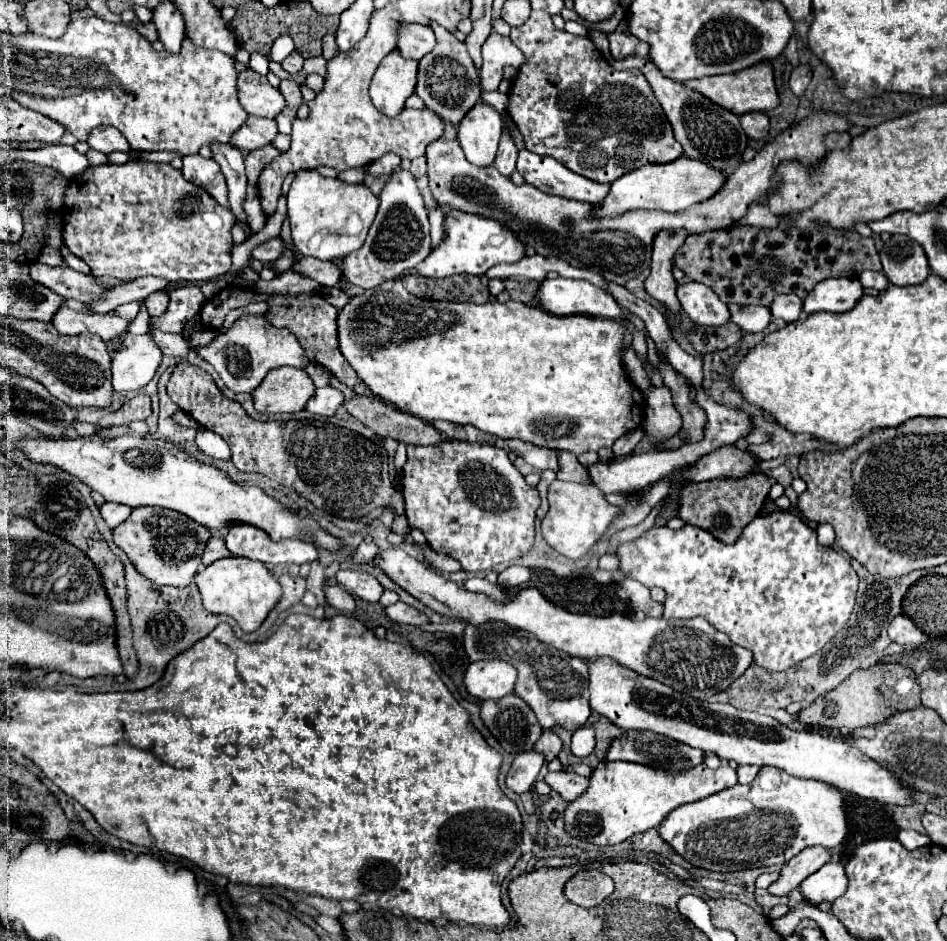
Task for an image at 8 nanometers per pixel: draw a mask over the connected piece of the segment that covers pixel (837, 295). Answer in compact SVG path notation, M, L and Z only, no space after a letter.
M828 278L812 290L804 300L804 312L848 312L864 294L858 280L850 278Z

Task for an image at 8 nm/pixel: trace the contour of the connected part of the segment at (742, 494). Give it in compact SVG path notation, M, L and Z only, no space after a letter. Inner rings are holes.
M750 473L745 479L708 480L708 482L696 482L682 488L682 506L680 506L680 518L686 524L700 526L714 534L718 540L732 544L738 540L742 528L760 512L772 484L776 480L766 474Z

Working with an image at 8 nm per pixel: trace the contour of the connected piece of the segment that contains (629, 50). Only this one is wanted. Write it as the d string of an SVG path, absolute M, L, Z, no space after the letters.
M622 20L618 24L618 28L614 32L608 34L610 40L610 52L616 60L626 58L626 56L648 56L648 44L644 44L642 40L638 40L636 36L632 36L632 32L628 32L628 22Z

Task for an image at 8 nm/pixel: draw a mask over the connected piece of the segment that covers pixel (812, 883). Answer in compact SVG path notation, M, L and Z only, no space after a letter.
M828 862L800 884L800 892L804 894L806 900L820 904L820 902L834 902L838 896L846 892L846 886L848 878L844 866Z

